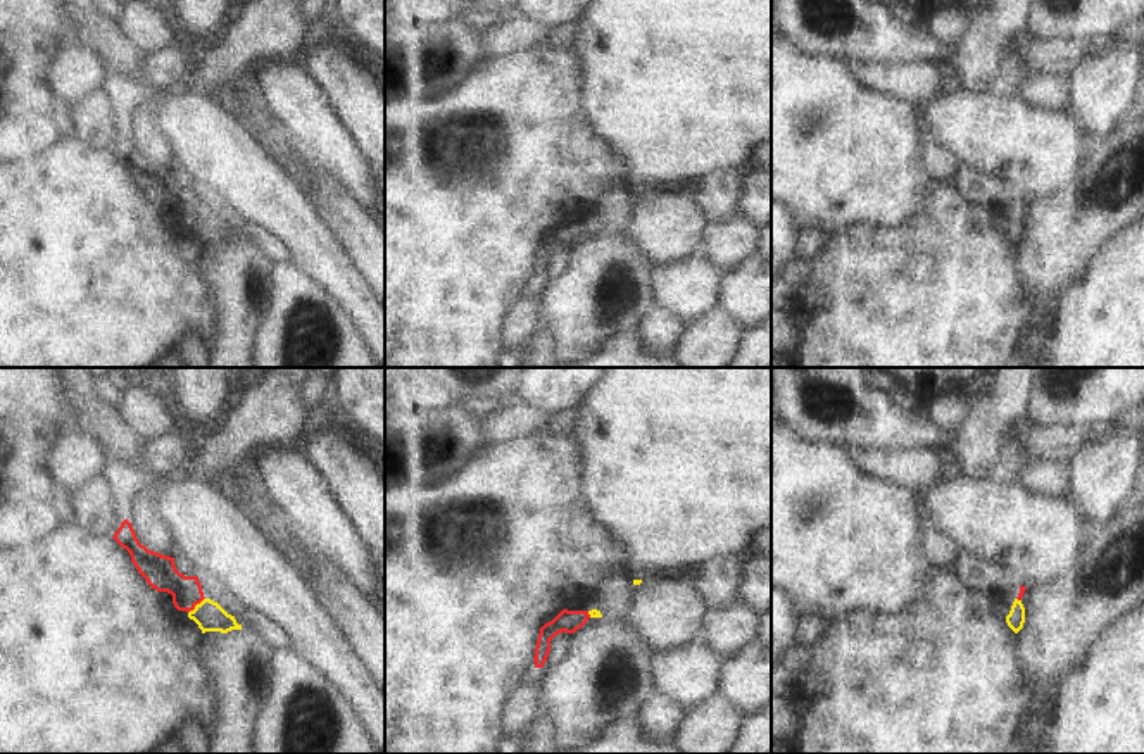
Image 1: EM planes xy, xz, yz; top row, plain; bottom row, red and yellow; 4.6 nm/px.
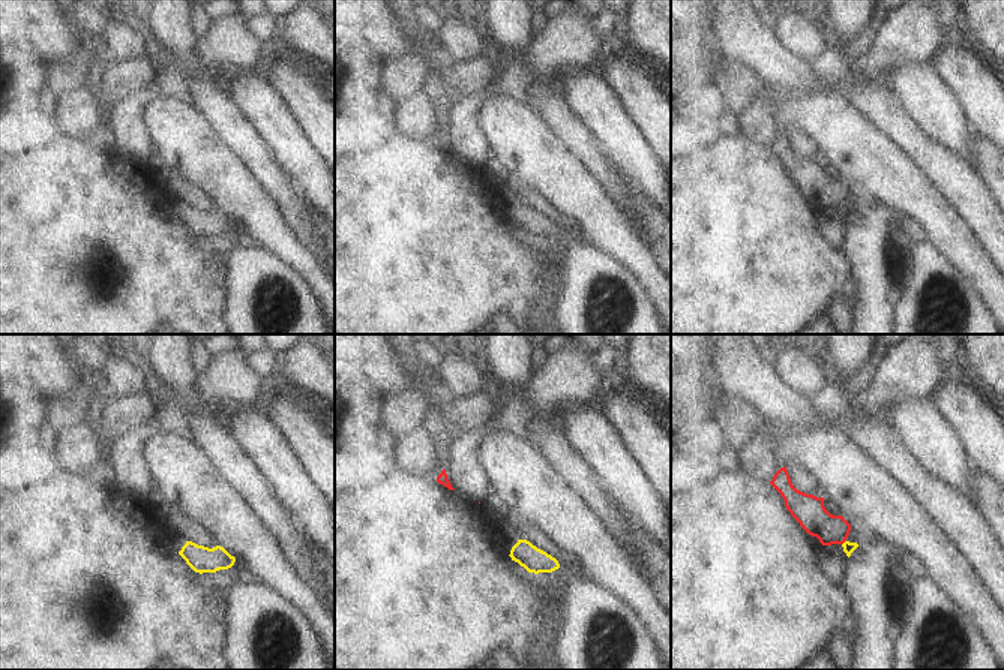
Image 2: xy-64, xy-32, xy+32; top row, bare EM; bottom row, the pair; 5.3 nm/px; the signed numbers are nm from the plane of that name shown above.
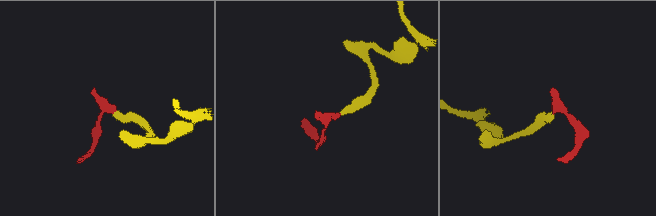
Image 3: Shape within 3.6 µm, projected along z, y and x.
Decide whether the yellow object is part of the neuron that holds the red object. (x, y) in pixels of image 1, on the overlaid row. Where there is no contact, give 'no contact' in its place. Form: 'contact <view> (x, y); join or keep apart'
contact xy (195, 604); join

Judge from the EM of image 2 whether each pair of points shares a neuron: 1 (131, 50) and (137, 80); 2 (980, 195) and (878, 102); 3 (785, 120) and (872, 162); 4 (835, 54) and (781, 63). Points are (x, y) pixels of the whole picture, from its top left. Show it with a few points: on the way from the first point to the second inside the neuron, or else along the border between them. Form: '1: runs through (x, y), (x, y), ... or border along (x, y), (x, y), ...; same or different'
1: border along (146, 57), (122, 62), (113, 60); different
2: runs through (955, 177), (904, 128); same
3: runs through (806, 114), (824, 114), (851, 141); same
4: border along (809, 63), (817, 75), (817, 86), (829, 87); different

